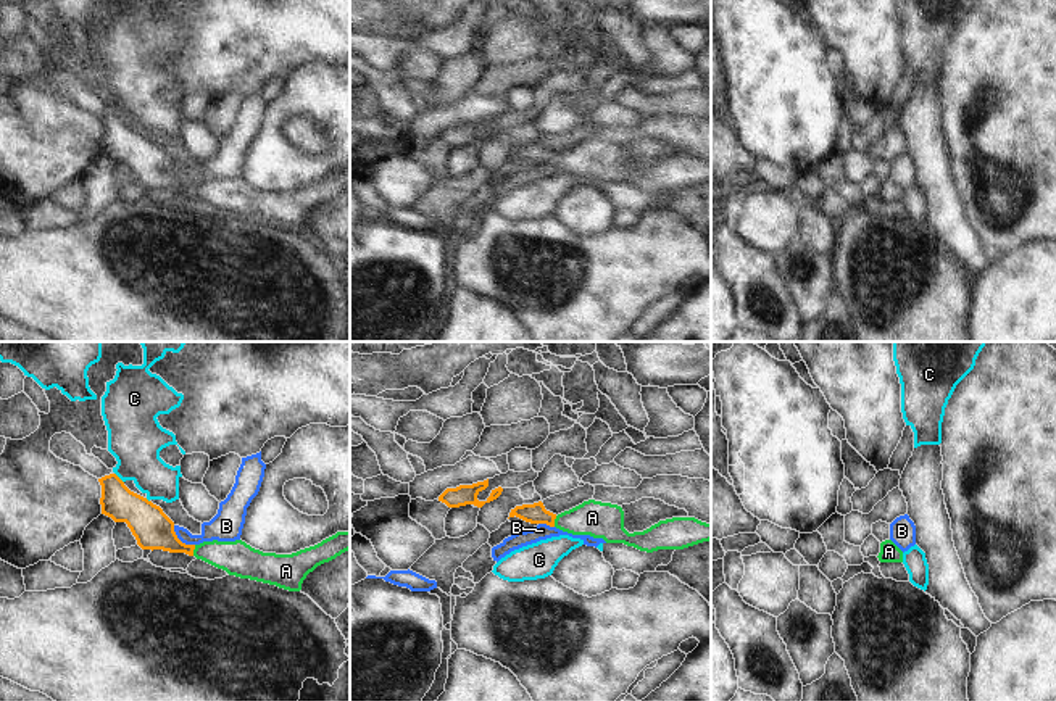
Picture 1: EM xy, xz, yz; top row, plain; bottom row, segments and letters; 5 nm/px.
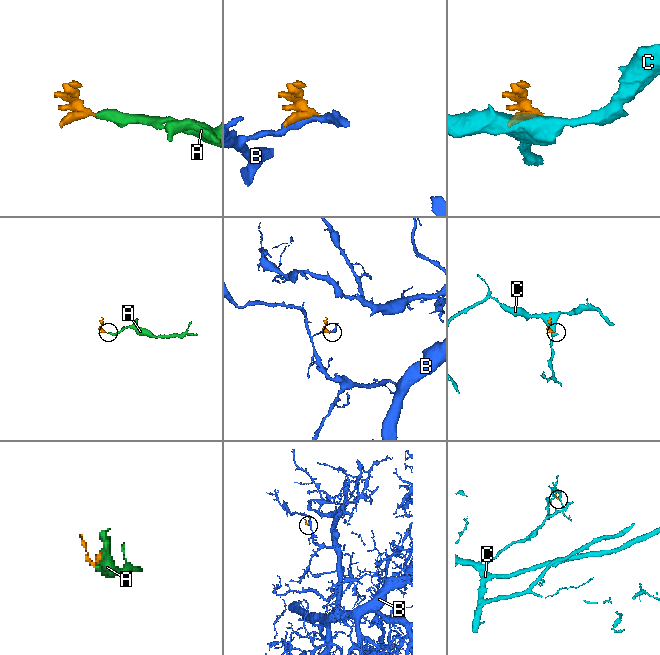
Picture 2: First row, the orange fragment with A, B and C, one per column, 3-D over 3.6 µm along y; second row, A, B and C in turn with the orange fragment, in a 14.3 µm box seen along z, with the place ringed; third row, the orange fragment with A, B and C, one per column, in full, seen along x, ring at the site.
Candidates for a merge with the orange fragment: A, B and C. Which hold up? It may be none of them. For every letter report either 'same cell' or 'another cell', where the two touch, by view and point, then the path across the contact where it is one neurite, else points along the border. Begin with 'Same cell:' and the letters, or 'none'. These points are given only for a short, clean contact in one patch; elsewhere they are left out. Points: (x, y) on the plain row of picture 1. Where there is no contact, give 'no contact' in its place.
Same cell: A
A: same cell; contact xy (194, 187); way xy (152, 168), (178, 186), (194, 187), (237, 197)
B: another cell; contact xy (179, 179)
C: another cell; contact xy (118, 116)

